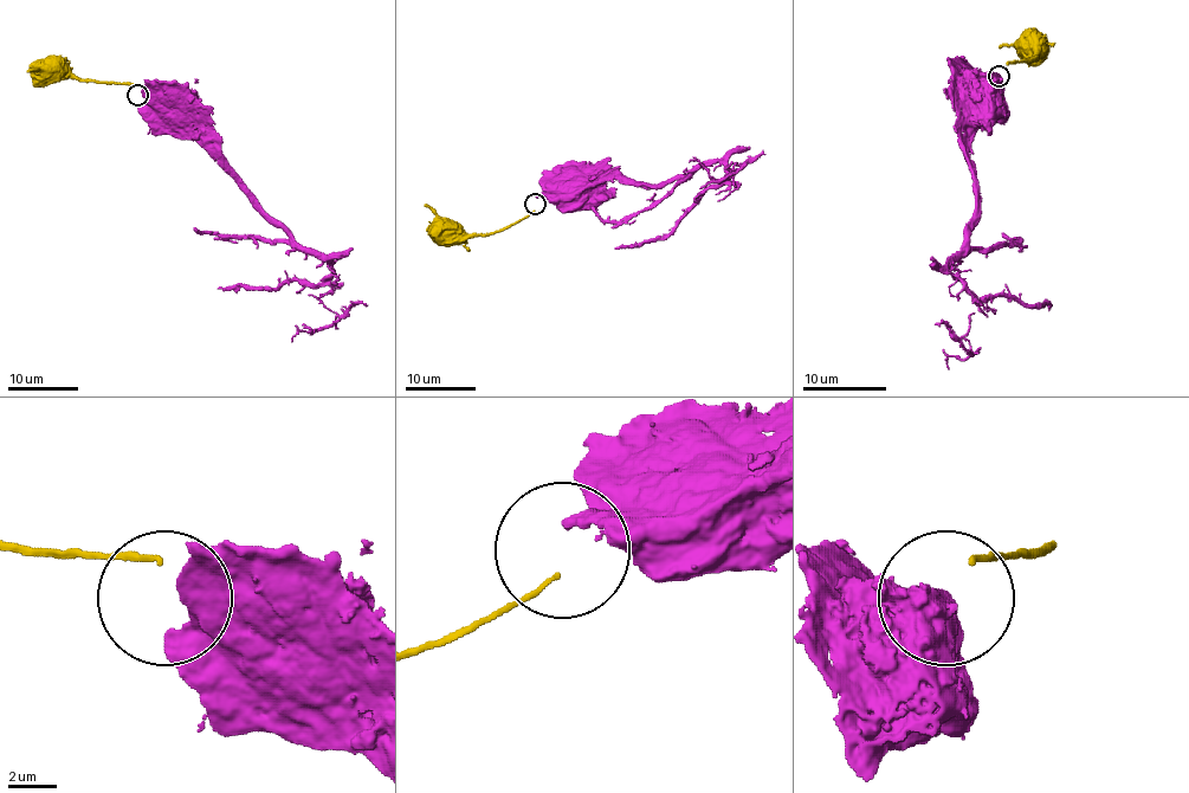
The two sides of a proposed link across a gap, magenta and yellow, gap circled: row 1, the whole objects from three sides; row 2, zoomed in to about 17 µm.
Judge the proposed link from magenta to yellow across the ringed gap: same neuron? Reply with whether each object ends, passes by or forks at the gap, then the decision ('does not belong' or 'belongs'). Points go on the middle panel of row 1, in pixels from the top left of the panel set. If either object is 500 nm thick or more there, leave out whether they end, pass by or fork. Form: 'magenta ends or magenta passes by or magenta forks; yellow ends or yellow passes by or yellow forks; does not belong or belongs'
magenta ends; yellow ends; does not belong

